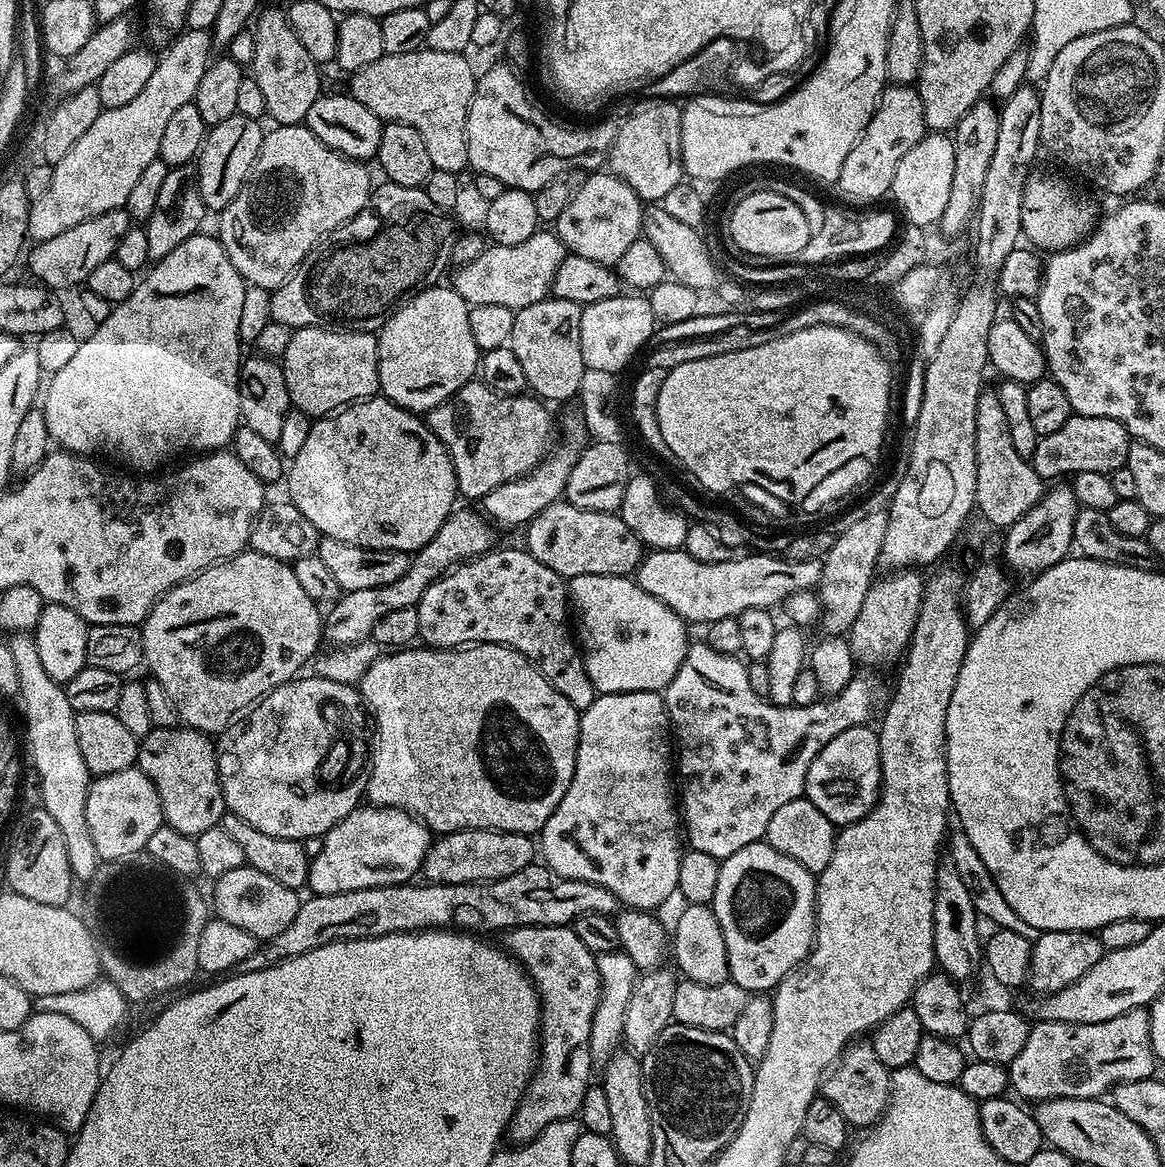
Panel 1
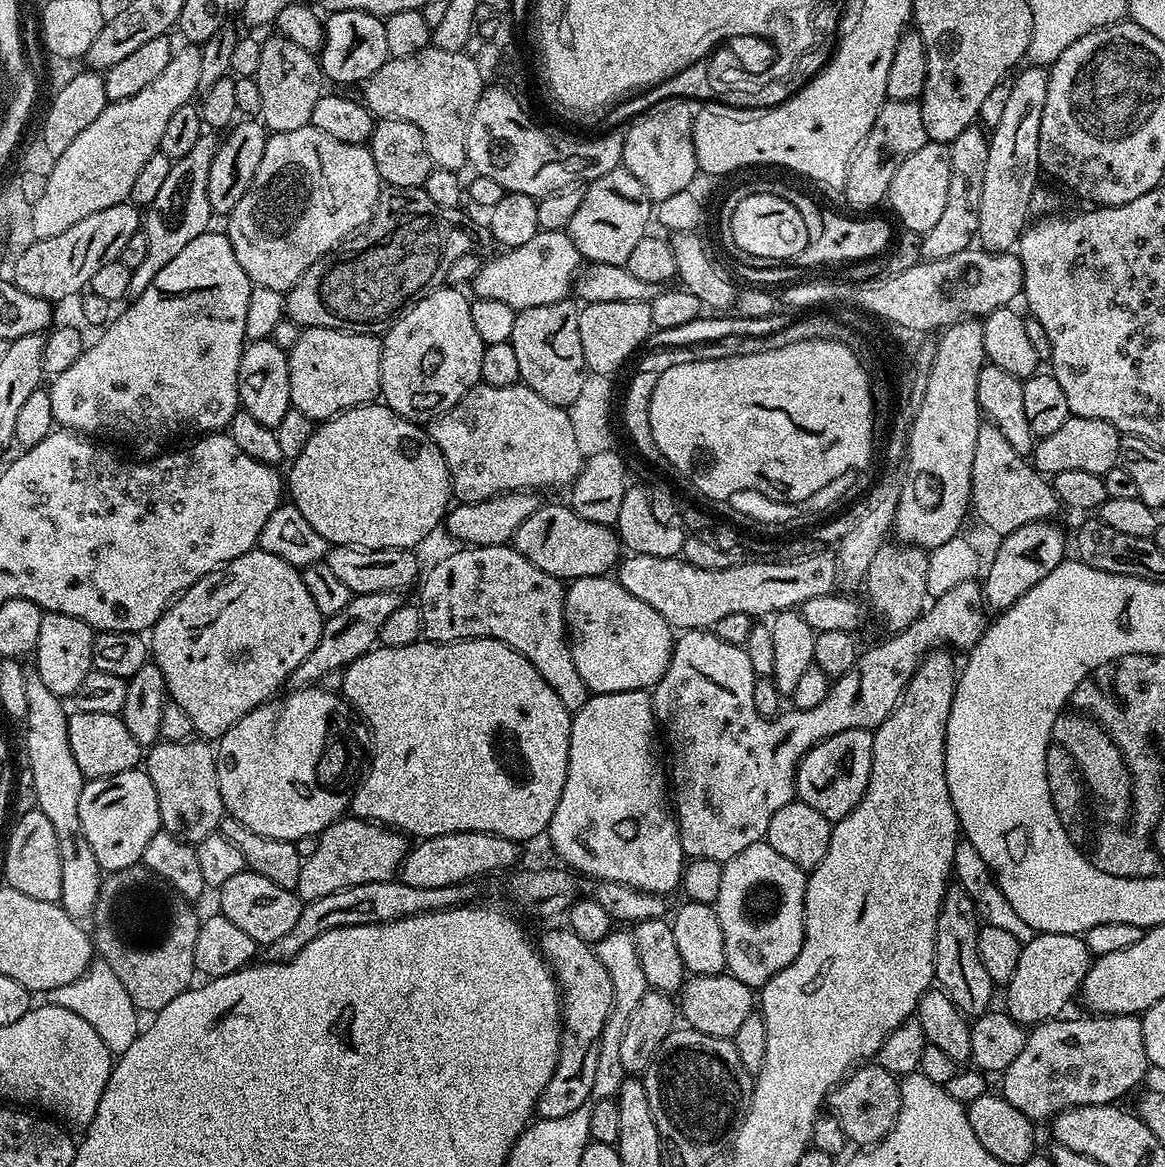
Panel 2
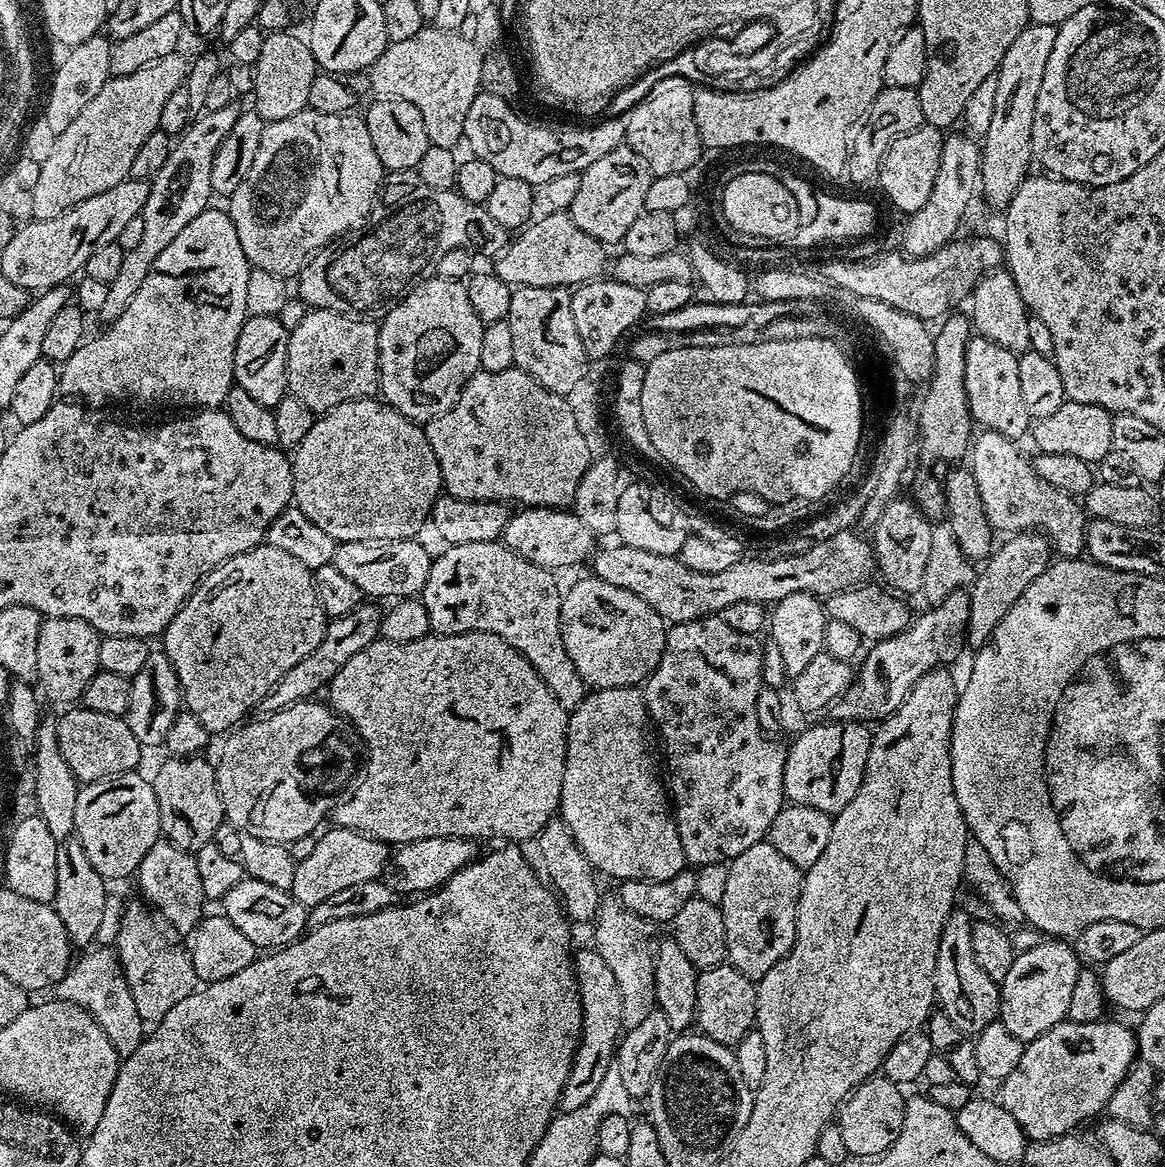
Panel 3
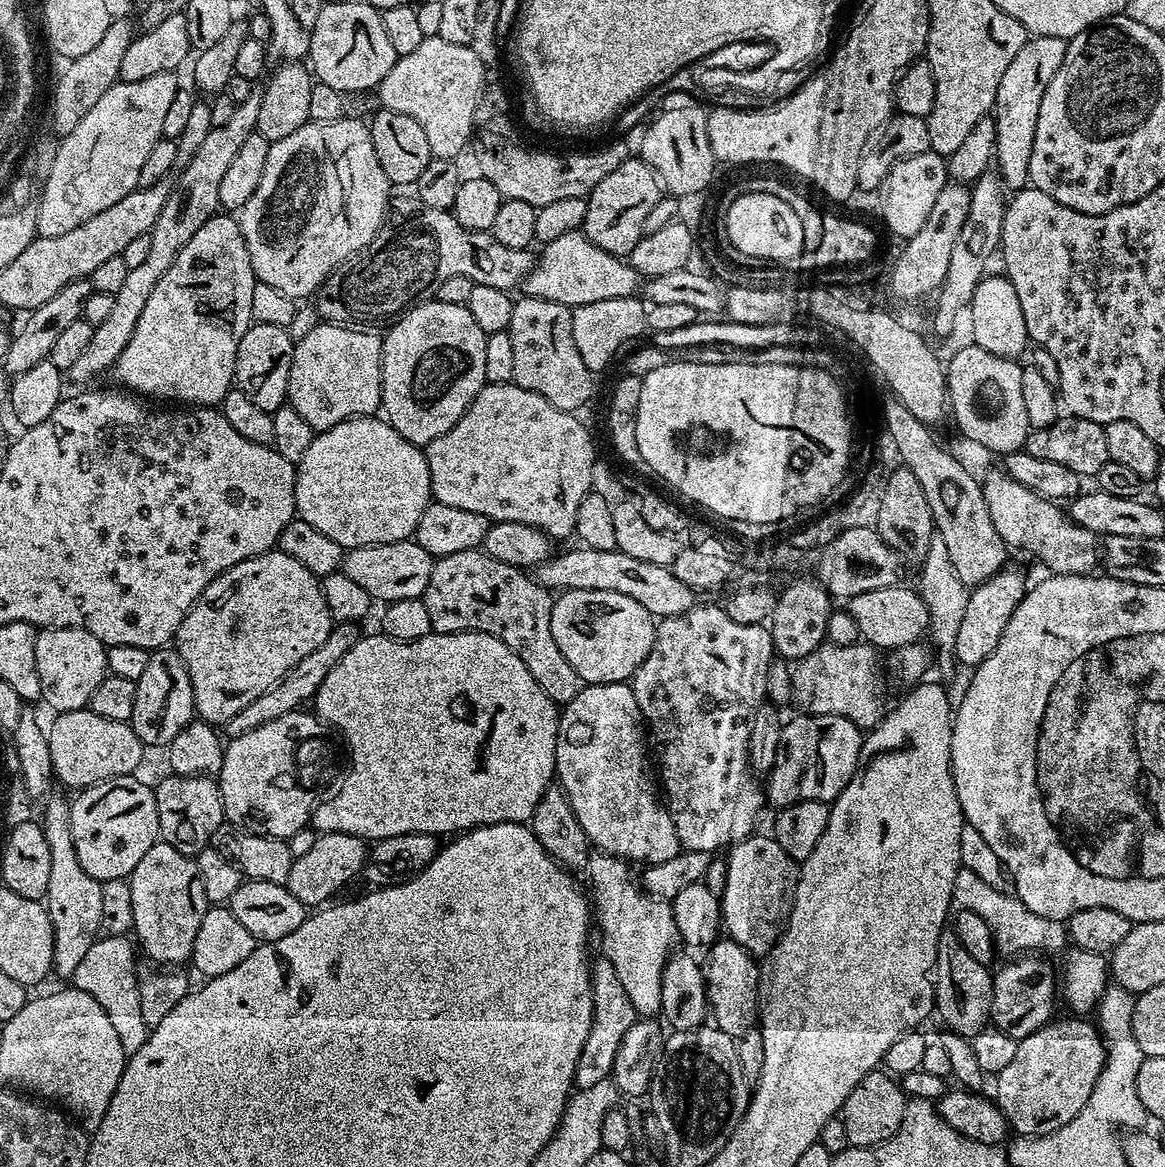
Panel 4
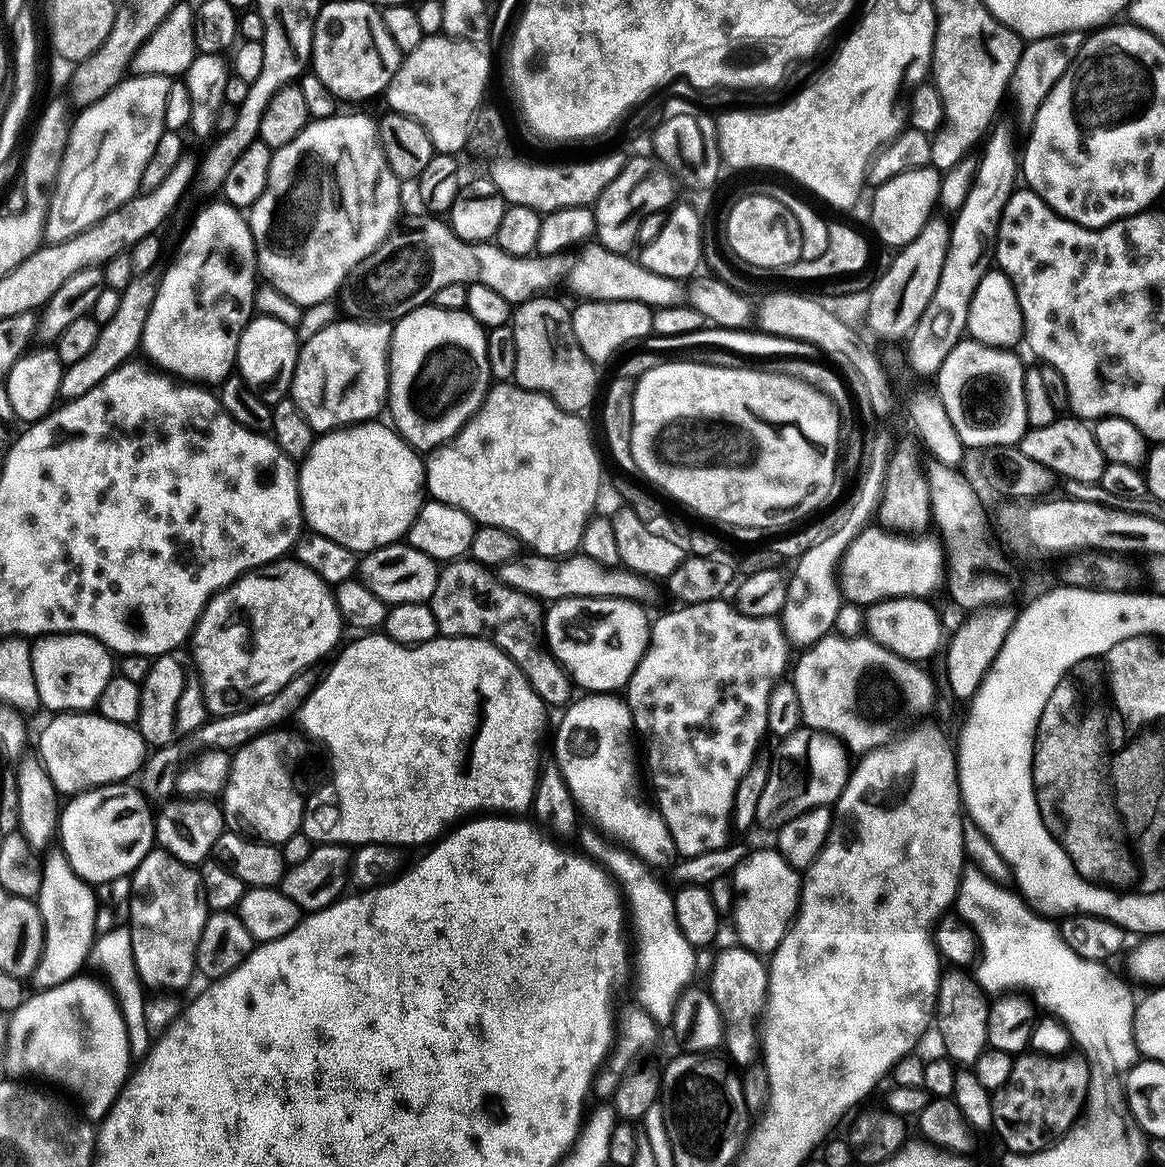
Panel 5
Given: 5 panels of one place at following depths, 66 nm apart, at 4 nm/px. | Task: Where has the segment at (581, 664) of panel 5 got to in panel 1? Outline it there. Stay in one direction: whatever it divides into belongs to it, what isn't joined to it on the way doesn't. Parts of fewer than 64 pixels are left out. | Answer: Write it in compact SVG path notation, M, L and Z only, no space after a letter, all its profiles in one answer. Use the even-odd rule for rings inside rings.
M582 574L581 576L571 577L566 584L568 590L568 598L570 601L571 611L578 619L584 623L584 644L582 640L584 665L586 666L586 674L590 674L590 682L596 687L597 693L606 692L660 692L674 678L674 674L678 674L678 666L682 666L684 656L688 652L690 637L689 625L674 610L670 610L670 606L666 606L662 602L658 602L658 598L654 598L650 594L646 594L646 590L642 590L636 585L635 579L628 576L599 576L598 574Z

